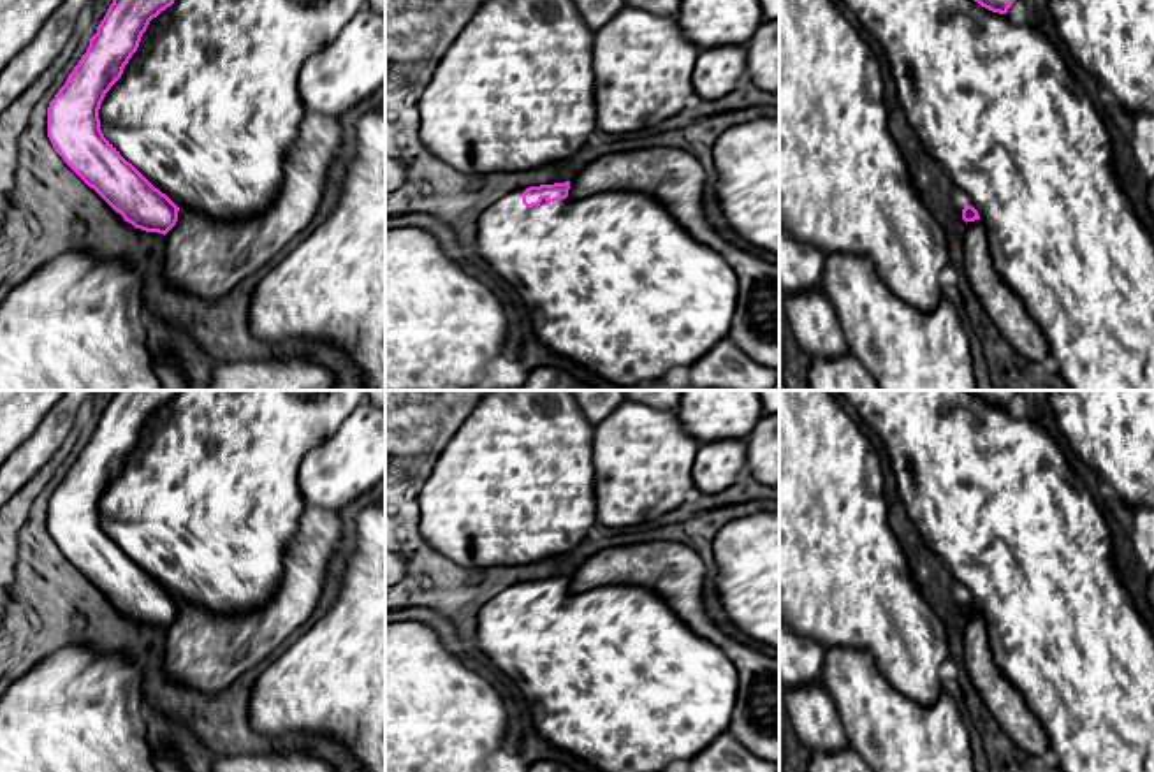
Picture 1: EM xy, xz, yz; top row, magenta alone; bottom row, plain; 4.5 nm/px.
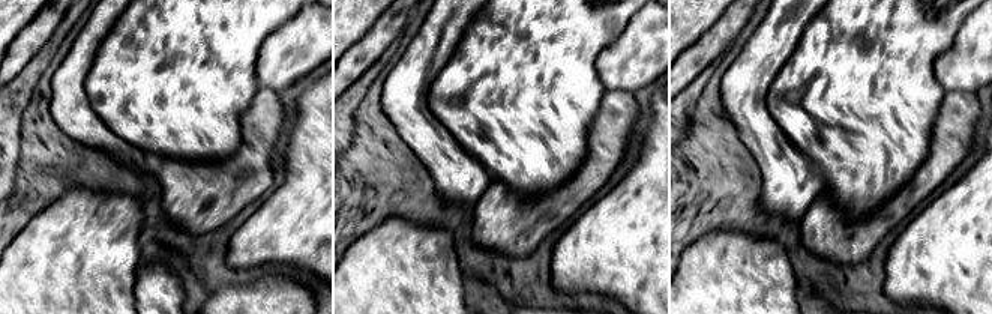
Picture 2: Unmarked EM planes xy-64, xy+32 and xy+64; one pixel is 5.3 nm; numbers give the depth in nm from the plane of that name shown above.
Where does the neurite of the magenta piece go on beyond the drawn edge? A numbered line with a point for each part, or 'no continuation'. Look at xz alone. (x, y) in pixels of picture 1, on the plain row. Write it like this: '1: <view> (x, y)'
1: xz (611, 676)

